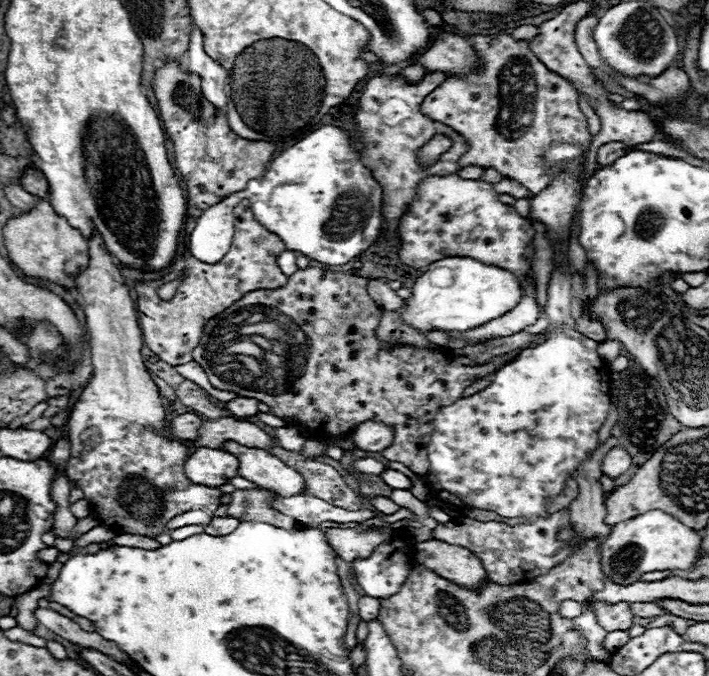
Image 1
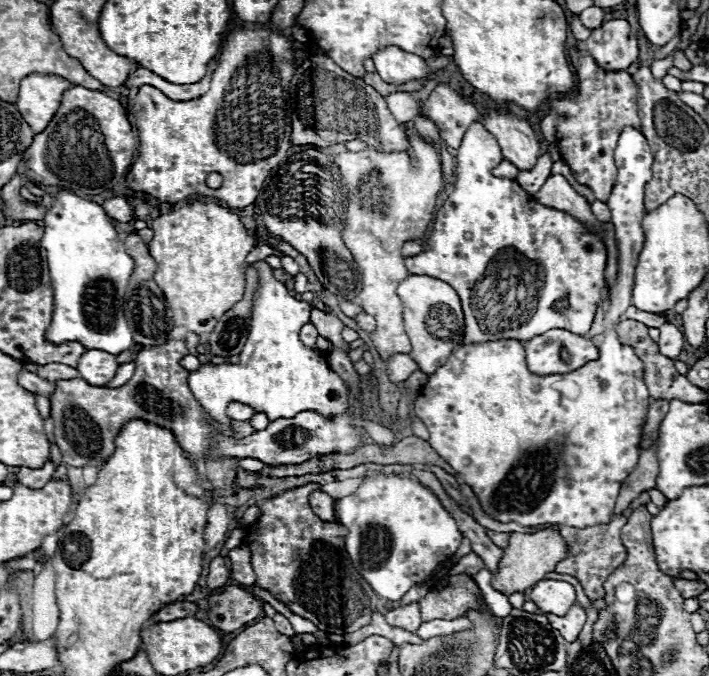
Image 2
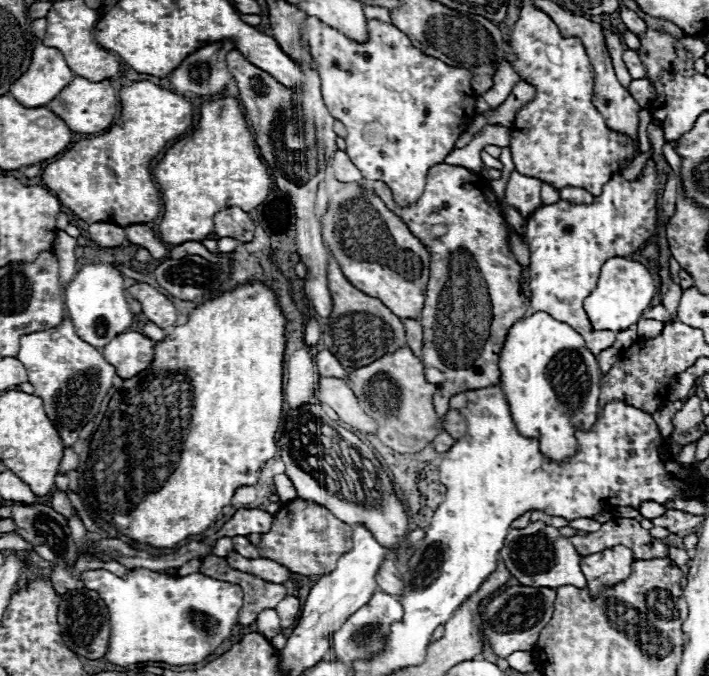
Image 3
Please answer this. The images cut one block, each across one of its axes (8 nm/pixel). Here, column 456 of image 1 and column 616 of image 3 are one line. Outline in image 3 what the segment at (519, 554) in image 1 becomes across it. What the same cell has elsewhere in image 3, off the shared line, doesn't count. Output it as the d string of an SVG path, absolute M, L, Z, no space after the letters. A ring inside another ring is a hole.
M614 518L604 522L598 532L590 532L586 536L572 536L570 542L576 546L580 556L590 556L612 546L626 546L634 552L636 560L650 560L650 558L666 558L668 546L650 536L646 528L640 526L634 518Z

